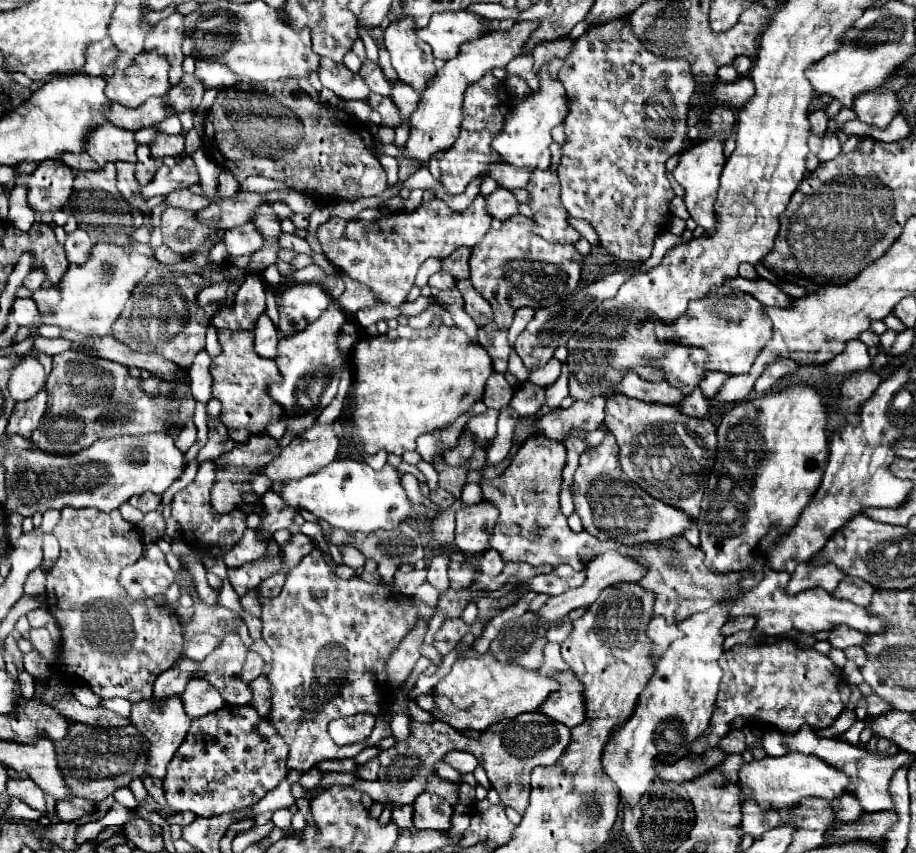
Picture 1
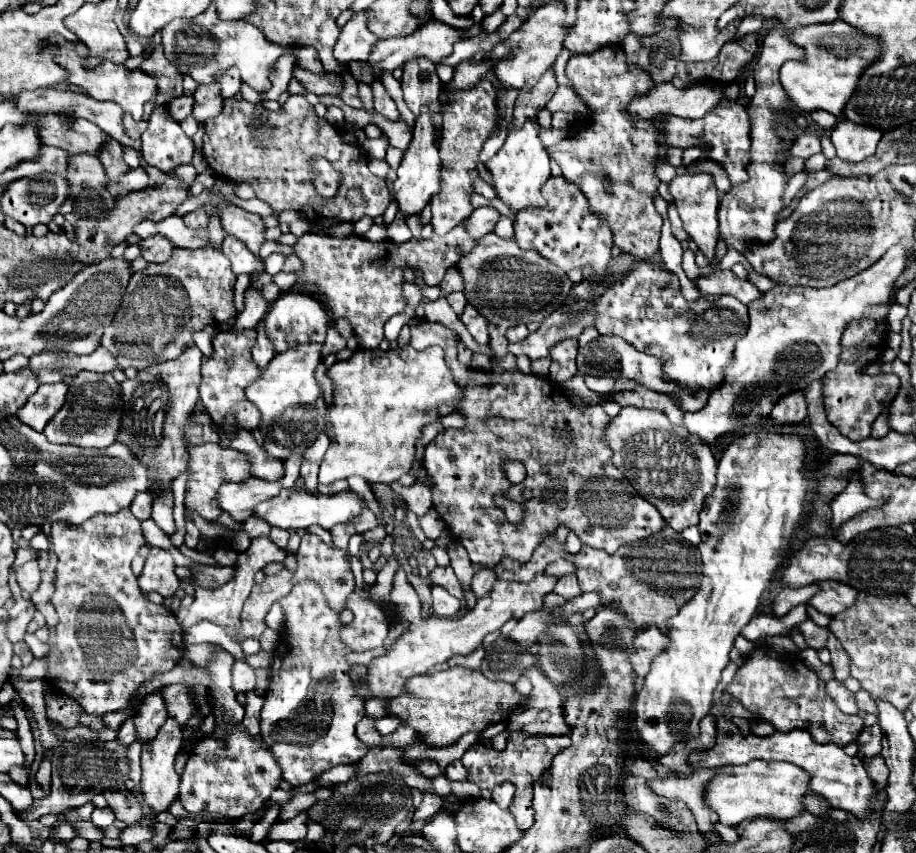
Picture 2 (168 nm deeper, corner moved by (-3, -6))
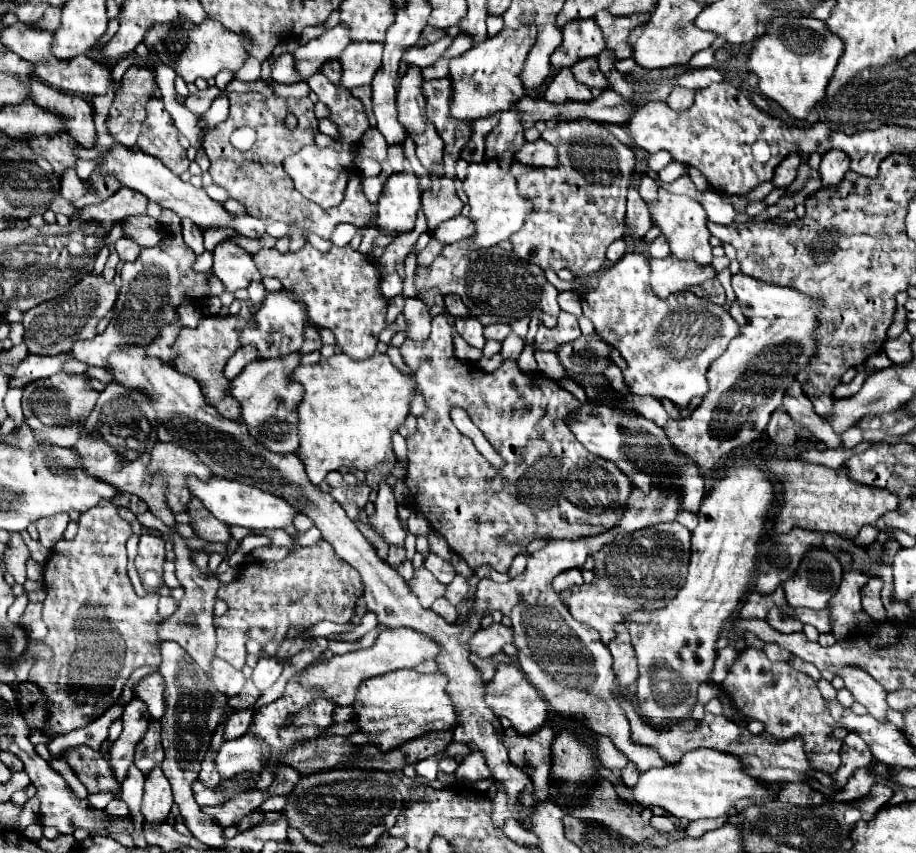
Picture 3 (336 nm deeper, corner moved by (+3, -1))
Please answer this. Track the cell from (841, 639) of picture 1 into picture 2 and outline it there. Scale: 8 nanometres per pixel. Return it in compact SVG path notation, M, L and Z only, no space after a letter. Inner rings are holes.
M805 620L799 628L801 628L801 634L805 636L805 640L807 640L809 646L813 646L815 650L825 648L827 638L829 638L829 628L817 626L813 620Z

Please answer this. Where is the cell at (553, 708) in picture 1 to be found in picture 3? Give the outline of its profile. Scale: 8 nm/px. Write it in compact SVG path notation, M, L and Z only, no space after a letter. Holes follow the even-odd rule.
M499 663L495 677L485 683L485 701L497 717L507 717L513 723L513 729L521 735L537 731L547 719L547 701L535 687L531 687L531 683L525 679L523 671L517 669L517 665Z

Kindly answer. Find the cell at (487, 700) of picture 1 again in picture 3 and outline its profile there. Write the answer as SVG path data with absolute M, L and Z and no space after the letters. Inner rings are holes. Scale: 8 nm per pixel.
M399 669L375 679L367 679L359 687L359 695L353 703L355 723L359 731L369 735L369 741L379 751L389 751L405 741L421 737L429 731L445 731L455 727L455 709L445 691L447 679L439 673L421 675L415 669Z

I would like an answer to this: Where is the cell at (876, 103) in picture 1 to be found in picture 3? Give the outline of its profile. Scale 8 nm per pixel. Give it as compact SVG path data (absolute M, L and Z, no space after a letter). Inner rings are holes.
M831 149L823 155L821 167L819 167L819 175L821 175L821 185L823 187L837 187L845 173L849 171L849 159L843 151Z

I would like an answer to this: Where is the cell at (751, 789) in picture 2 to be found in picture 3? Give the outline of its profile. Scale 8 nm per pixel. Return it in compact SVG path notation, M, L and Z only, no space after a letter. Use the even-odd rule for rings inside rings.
M695 749L683 755L683 759L675 765L649 769L647 773L641 773L631 795L641 807L661 807L679 819L685 817L689 821L695 821L703 817L727 815L727 809L735 805L737 799L747 797L753 799L755 803L773 801L777 791L749 777L743 771L743 765L739 763L737 757L715 749Z

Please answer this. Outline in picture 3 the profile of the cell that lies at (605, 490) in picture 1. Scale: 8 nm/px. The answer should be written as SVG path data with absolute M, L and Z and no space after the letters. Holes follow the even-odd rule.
M437 315L437 317L433 319L433 331L431 331L431 335L429 335L427 341L417 343L417 341L405 339L405 343L399 347L399 351L401 351L401 357L403 357L405 365L413 371L413 379L415 379L415 383L417 383L417 389L419 389L419 393L425 397L425 403L427 403L427 411L425 411L421 417L417 417L417 433L415 433L413 437L407 439L407 447L409 447L409 451L411 451L411 453L409 453L409 469L407 469L407 477L405 477L405 485L407 485L407 489L409 489L407 507L413 507L417 513L421 513L421 515L431 523L431 527L447 539L449 547L451 547L459 557L463 555L463 559L467 561L467 565L469 565L471 569L477 569L477 567L481 567L481 565L489 565L489 567L493 567L493 569L497 569L499 573L507 573L507 571L509 571L509 565L511 565L511 561L513 561L513 557L519 555L519 553L525 553L525 547L527 547L533 539L539 539L539 537L541 537L541 539L565 539L565 537L567 537L567 539L577 539L577 537L585 537L585 535L599 535L599 533L609 531L609 529L619 521L619 517L621 517L621 513L623 513L623 505L625 505L625 501L627 501L627 497L629 497L629 493L631 493L631 481L629 481L629 477L623 475L623 471L619 471L613 463L607 463L605 459L599 459L597 455L591 455L591 453L575 439L575 435L571 435L569 425L565 423L563 417L569 415L571 411L575 411L575 409L581 405L571 393L563 391L555 381L551 381L551 379L547 379L547 377L543 377L543 375L525 375L525 373L521 373L515 361L505 361L495 373L483 373L477 365L473 365L473 363L463 363L463 361L455 359L455 355L453 355L453 339L451 339L451 325L447 323L445 315ZM451 407L463 407L463 409L467 411L469 419L481 429L481 433L487 437L487 441L493 445L493 449L503 457L505 465L503 465L501 469L495 469L495 467L475 449L473 441L471 441L469 437L461 435L461 433L455 429L453 421L449 419Z

